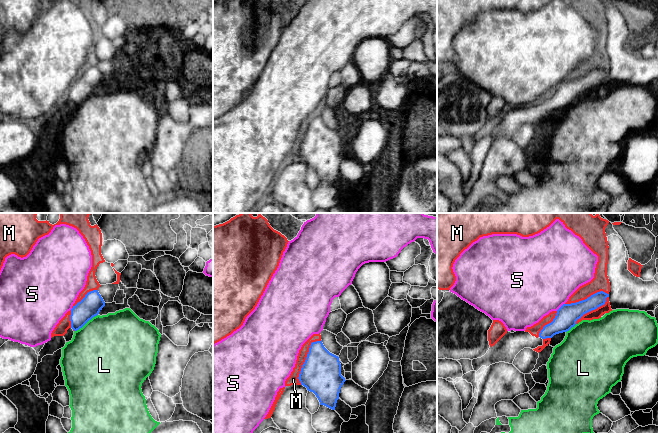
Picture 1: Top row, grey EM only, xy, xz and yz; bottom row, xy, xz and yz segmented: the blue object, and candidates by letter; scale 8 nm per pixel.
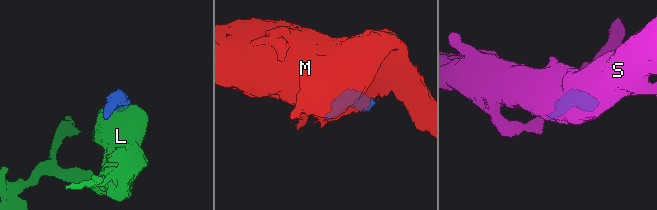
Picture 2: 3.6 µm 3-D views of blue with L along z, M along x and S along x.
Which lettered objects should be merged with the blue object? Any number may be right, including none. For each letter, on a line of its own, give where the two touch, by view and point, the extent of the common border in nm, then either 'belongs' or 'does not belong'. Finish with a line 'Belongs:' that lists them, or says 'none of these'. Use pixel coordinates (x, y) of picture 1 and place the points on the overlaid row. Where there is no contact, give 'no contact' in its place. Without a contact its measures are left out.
L: xy (85, 323) | 240 nm | does not belong
M: xz (306, 359) | 400 nm | does not belong
S: yz (561, 306) | 90 nm | does not belong
Belongs: none of these

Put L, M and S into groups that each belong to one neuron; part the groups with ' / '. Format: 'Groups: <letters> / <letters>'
Groups: L / M / S

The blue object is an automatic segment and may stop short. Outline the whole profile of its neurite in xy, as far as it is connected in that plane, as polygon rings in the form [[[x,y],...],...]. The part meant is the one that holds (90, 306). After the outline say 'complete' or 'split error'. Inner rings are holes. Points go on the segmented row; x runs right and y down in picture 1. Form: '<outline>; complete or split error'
[[[98,290],[88,292],[85,297],[71,309],[70,321],[74,331],[82,328],[89,320],[97,316],[105,302]]]; complete

